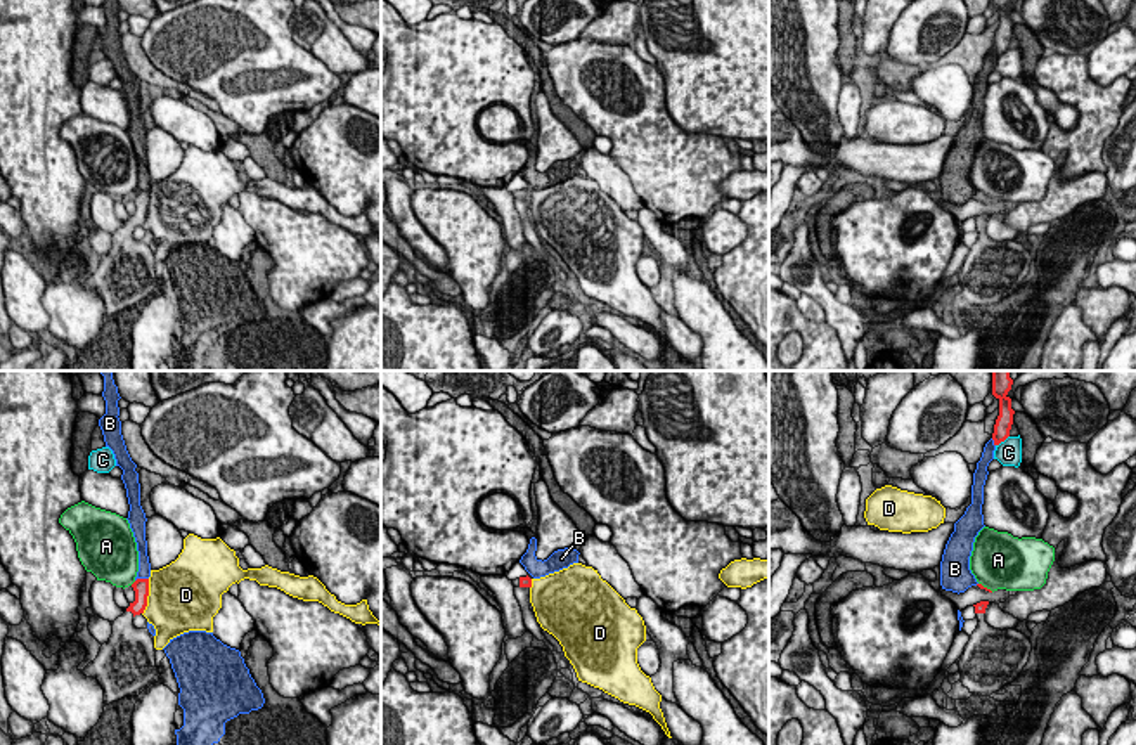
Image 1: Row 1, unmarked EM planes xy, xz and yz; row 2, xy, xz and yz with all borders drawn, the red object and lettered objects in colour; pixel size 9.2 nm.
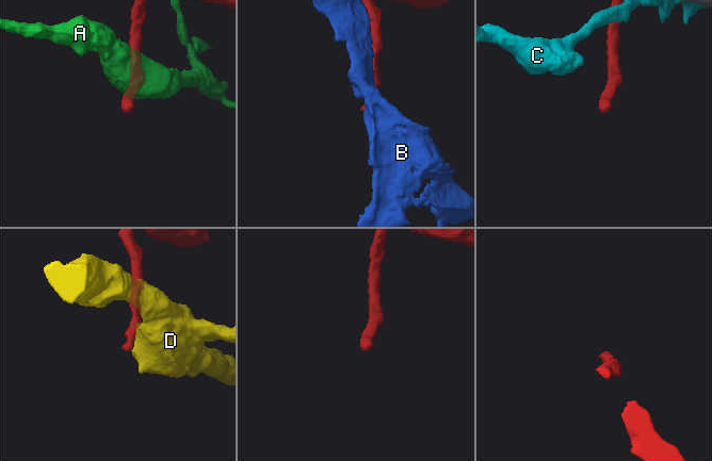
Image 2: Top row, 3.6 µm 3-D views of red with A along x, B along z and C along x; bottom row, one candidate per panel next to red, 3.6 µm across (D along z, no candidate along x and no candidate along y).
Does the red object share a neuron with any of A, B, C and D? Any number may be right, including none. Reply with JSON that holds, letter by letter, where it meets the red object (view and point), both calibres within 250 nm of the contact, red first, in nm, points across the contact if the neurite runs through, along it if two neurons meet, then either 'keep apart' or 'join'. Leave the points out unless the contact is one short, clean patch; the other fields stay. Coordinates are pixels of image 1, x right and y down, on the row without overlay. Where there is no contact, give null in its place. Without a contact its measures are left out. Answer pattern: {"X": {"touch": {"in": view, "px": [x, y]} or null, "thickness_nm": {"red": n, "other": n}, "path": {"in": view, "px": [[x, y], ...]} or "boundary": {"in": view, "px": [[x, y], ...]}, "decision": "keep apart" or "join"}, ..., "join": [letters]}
{"A": {"touch": {"in": "xy", "px": [134, 194]}, "thickness_nm": {"red": 160, "other": 400}, "decision": "keep apart"}, "B": {"touch": {"in": "xy", "px": [141, 191]}, "thickness_nm": {"red": 160, "other": 130}, "decision": "keep apart"}, "C": {"touch": {"in": "yz", "px": [1001, 52]}, "thickness_nm": {"red": 160, "other": 240}, "decision": "keep apart"}, "D": {"touch": {"in": "xy", "px": [148, 207]}, "thickness_nm": {"red": 160, "other": 500}, "decision": "keep apart"}, "join": []}

